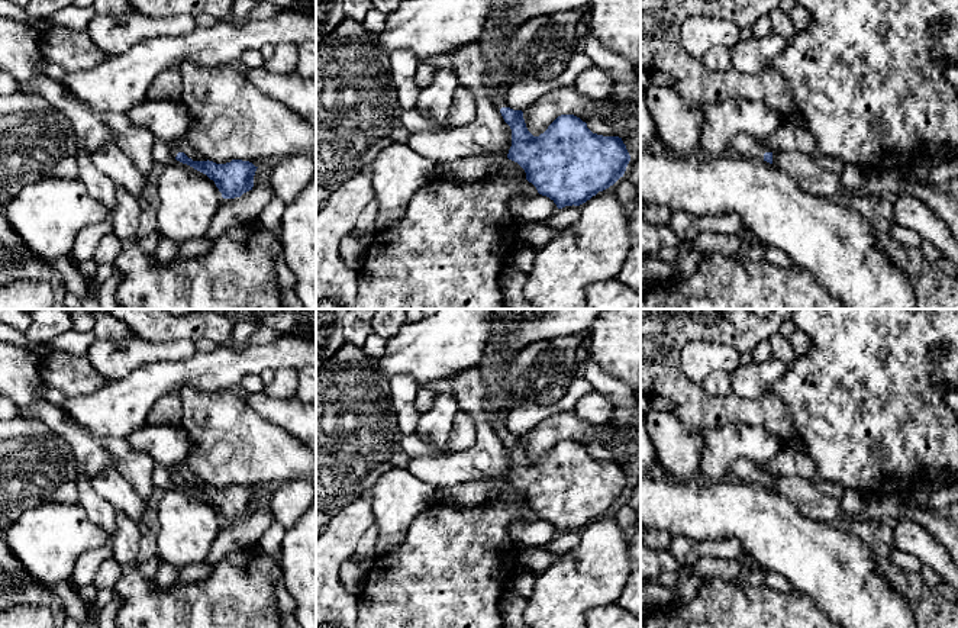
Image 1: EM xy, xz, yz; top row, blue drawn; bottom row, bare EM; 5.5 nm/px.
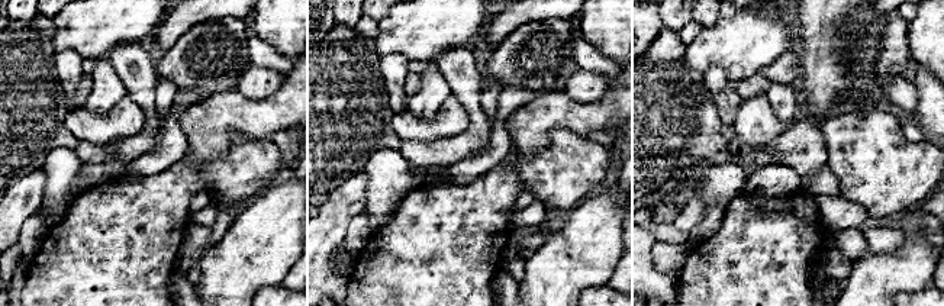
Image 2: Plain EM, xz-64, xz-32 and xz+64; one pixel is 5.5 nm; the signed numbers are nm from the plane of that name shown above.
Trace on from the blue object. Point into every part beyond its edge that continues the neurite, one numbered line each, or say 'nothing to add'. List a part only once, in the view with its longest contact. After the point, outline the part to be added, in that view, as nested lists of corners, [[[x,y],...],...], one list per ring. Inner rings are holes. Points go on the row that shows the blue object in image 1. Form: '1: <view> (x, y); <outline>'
1: yz (742, 144); [[[745,133],[733,136],[730,148],[733,148],[741,157],[754,155],[761,160],[764,160],[765,152],[772,152],[767,142]]]

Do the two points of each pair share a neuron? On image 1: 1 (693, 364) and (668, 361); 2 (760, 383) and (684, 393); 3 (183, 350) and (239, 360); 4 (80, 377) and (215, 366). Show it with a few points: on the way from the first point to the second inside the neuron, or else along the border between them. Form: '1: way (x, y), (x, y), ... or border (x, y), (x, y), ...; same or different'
1: border (692, 340), (680, 356), (680, 370), (700, 386); different
2: border (732, 393), (748, 399), (764, 396); different
3: border (202, 347), (186, 358), (163, 361); different
4: border (107, 383), (93, 392), (74, 396); different

